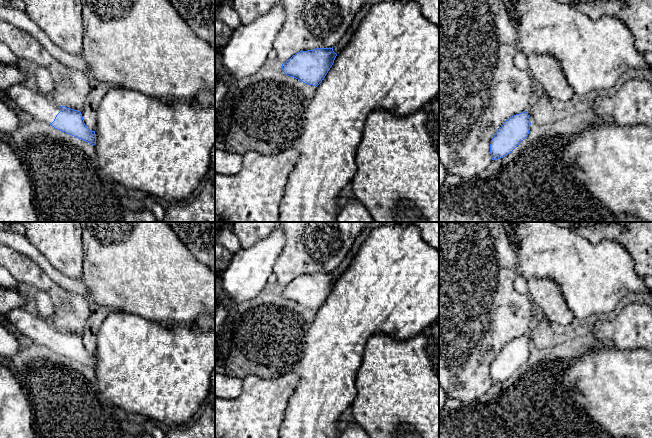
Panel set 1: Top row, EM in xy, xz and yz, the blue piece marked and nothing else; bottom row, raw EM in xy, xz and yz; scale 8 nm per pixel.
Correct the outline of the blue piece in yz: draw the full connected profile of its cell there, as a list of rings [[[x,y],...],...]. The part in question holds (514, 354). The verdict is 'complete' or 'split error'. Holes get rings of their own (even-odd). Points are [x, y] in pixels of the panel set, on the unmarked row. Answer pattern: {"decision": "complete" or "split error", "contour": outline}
{"decision": "complete", "contour": [[[526,335],[507,343],[491,364],[492,384],[510,378],[528,360],[530,349],[530,341]]]}

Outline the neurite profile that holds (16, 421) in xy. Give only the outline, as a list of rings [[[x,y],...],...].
[[[0,361],[0,438],[36,438],[22,384]]]

